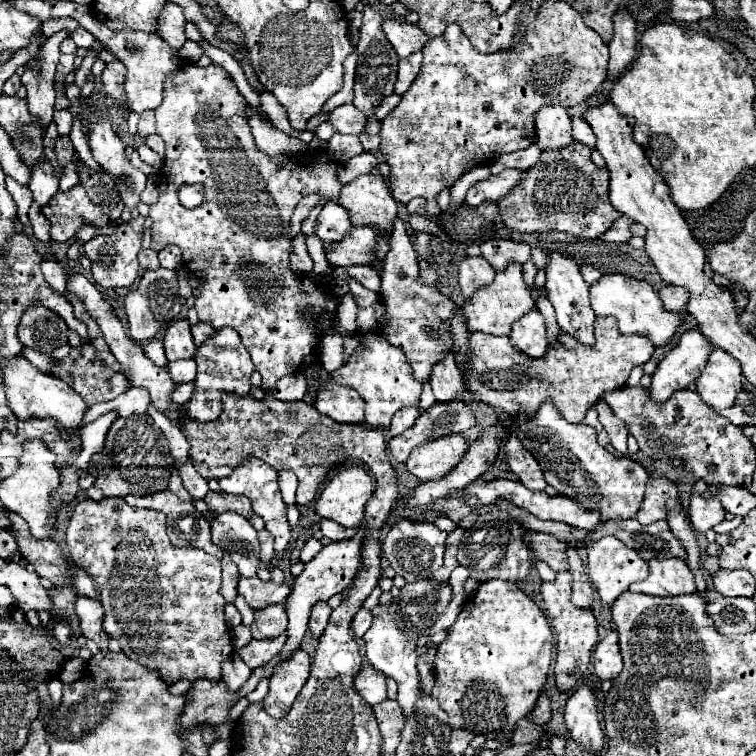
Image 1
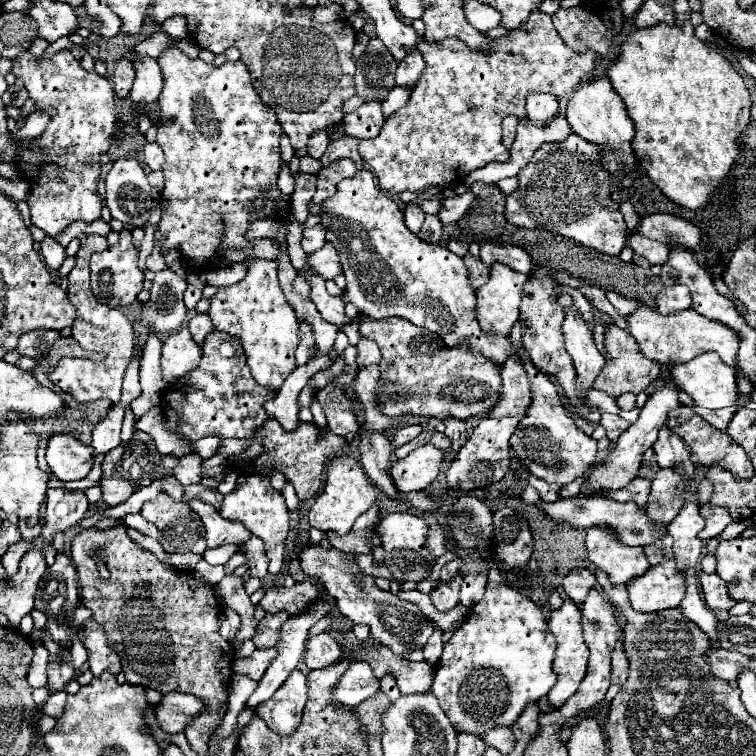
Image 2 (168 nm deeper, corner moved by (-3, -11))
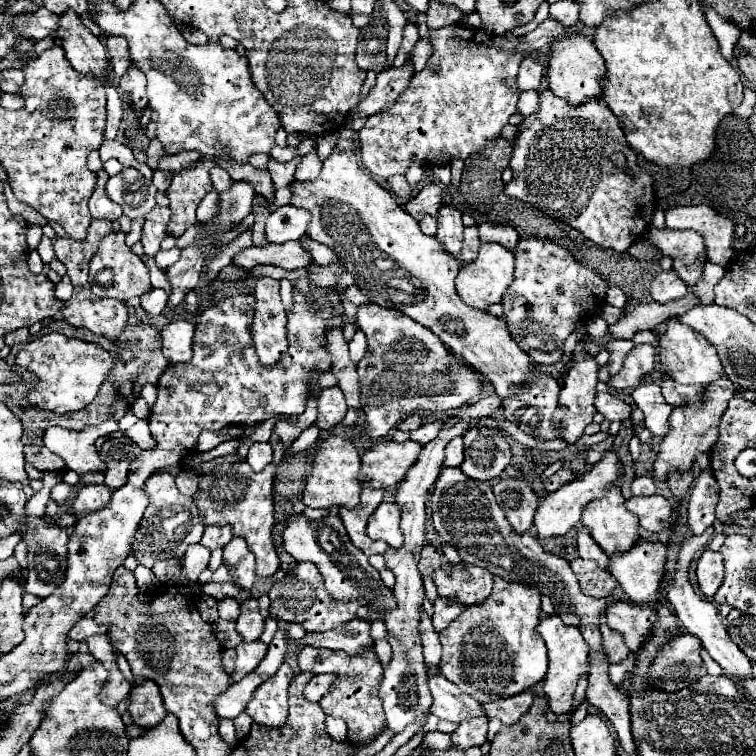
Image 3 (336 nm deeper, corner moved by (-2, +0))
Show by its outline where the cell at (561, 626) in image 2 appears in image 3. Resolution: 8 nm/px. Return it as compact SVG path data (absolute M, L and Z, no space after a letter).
M559 615L545 617L537 625L537 633L543 637L543 641L549 649L549 669L547 669L547 675L543 679L543 693L545 693L547 703L555 715L569 713L573 709L573 693L575 693L577 681L579 681L579 677L587 675L587 671L589 671L587 643L583 641L579 629L565 625Z

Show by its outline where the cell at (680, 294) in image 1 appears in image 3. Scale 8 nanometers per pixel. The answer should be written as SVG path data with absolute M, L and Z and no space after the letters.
M661 271L653 281L651 281L651 297L657 303L667 303L673 299L681 299L687 293L687 285L677 277L677 273L671 271Z

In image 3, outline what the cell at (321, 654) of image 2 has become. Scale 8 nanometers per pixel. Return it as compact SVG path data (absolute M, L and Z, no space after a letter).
M303 647L299 653L299 669L309 671L313 675L321 673L333 673L337 681L321 697L319 705L321 709L331 715L331 717L341 717L347 725L347 739L351 743L359 743L363 739L369 739L375 735L385 721L383 709L381 709L381 699L377 695L379 691L379 679L383 673L383 667L379 663L379 657L373 647L367 647L361 655L349 655L345 651L331 651L331 649L317 649L317 647Z

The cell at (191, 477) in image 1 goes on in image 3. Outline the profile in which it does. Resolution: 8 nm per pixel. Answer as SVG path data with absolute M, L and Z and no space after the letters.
M227 525L227 527L209 527L209 529L205 529L205 533L203 533L201 545L205 545L209 551L213 551L213 549L217 549L217 547L225 547L231 539L233 539L233 535L231 535L229 525Z

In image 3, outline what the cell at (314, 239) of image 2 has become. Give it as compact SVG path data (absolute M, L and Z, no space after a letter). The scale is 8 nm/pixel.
M285 205L275 209L265 227L265 237L269 243L285 243L285 241L297 241L307 235L309 225L309 213L305 209L297 209L293 205Z

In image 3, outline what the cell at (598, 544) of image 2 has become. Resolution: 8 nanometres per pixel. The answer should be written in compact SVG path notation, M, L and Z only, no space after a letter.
M615 485L605 497L585 505L581 523L591 529L593 539L607 555L627 551L639 539L637 517L625 509L621 489Z

